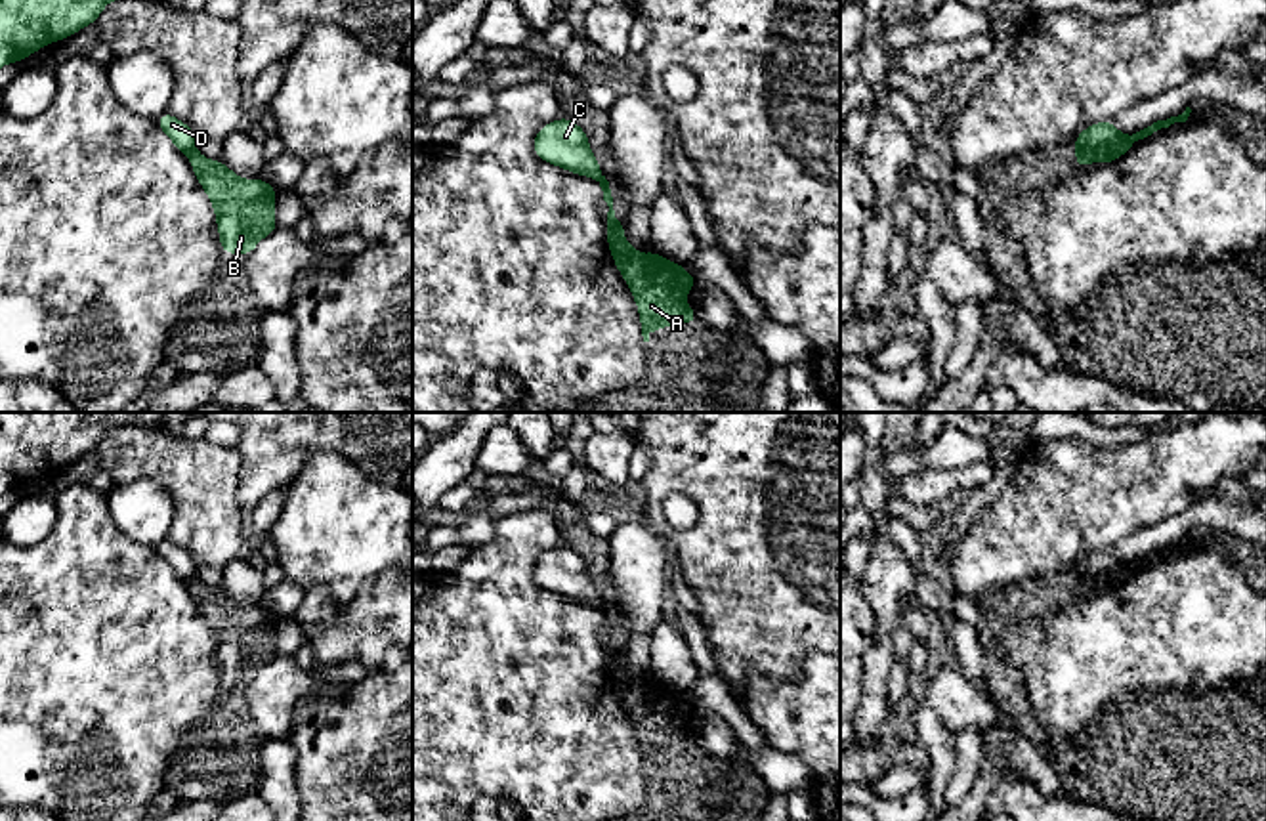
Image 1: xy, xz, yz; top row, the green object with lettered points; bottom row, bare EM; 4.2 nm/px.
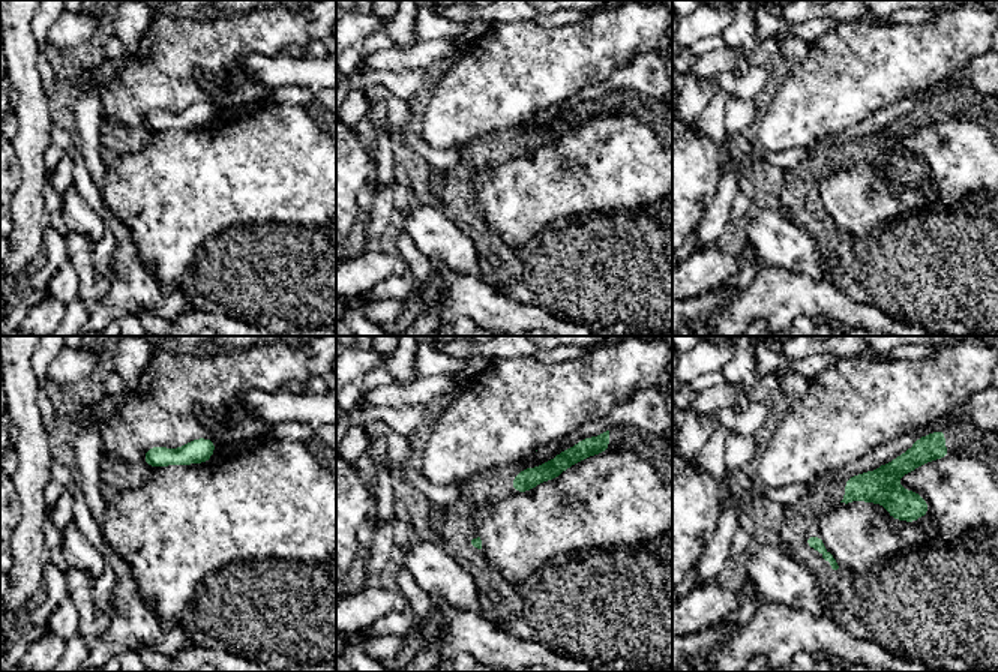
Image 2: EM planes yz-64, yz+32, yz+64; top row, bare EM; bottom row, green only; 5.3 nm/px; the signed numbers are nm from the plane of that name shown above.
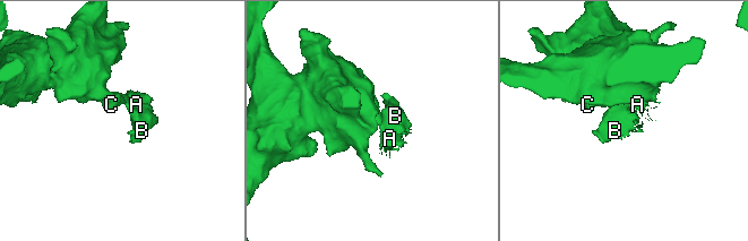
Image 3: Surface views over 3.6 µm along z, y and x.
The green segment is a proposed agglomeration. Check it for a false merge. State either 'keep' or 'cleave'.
cleave

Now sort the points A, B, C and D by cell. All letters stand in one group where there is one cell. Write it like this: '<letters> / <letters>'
A B / C D

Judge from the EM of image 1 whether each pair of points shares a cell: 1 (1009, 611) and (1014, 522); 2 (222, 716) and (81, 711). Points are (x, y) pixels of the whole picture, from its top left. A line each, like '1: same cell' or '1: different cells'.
1: different cells
2: different cells

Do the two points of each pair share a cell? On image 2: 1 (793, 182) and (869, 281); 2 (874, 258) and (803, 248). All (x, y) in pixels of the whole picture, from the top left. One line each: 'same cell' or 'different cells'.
1: same cell
2: different cells

